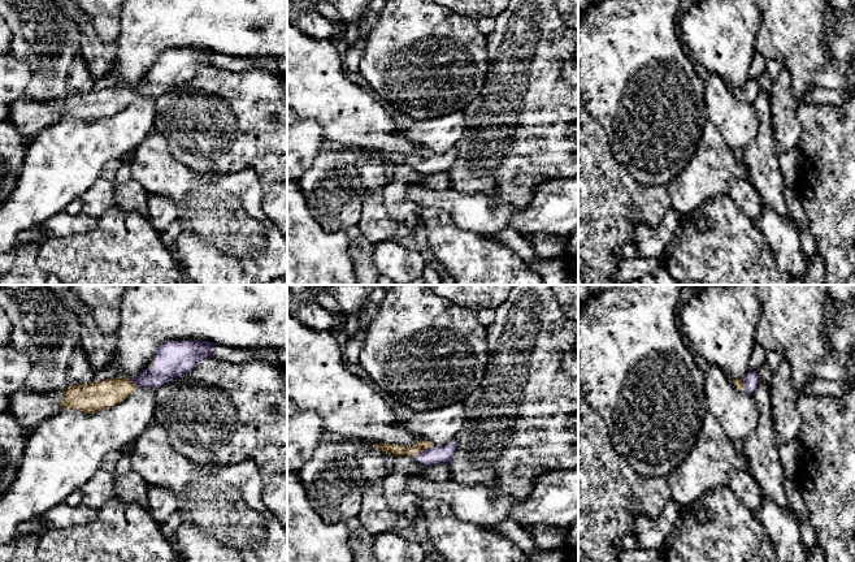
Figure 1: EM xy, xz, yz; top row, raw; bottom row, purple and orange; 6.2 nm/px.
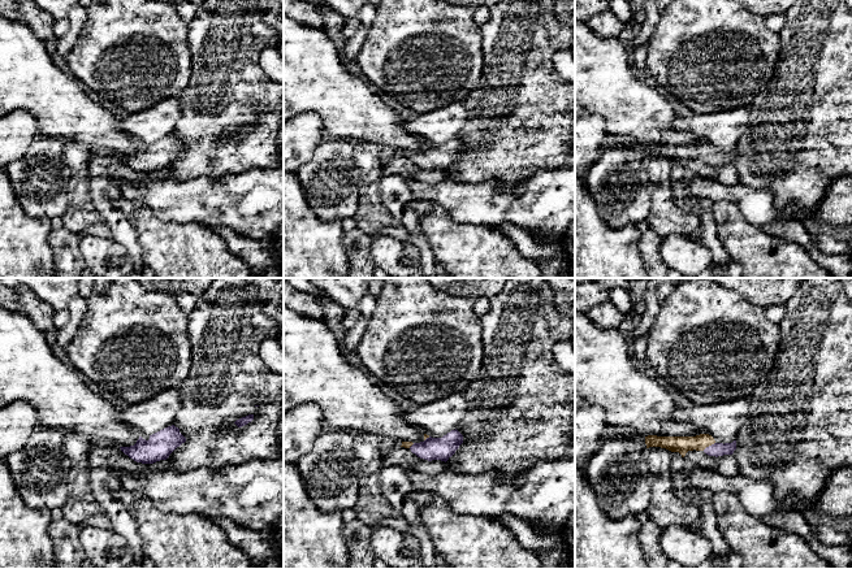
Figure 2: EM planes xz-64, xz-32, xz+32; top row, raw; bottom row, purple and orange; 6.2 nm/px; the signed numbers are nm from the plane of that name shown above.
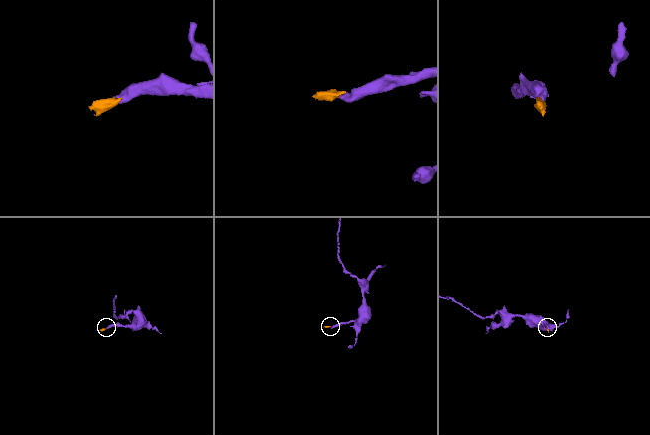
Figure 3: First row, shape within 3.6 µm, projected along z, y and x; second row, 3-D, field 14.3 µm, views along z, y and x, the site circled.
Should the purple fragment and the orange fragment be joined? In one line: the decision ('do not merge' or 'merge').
merge

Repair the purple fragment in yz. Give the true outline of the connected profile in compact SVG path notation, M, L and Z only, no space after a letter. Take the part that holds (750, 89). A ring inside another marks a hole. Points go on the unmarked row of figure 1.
M748 78L742 87L733 88L733 92L738 99L746 100L747 103L751 104L759 92L758 79Z

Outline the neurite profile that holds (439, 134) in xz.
M456 111L439 117L399 124L398 131L433 155L444 155L464 138L465 125L464 111Z

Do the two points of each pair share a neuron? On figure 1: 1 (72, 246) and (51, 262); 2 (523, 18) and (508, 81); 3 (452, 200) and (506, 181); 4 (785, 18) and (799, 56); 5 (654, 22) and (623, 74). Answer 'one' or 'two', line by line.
1: one
2: one
3: two
4: one
5: one

